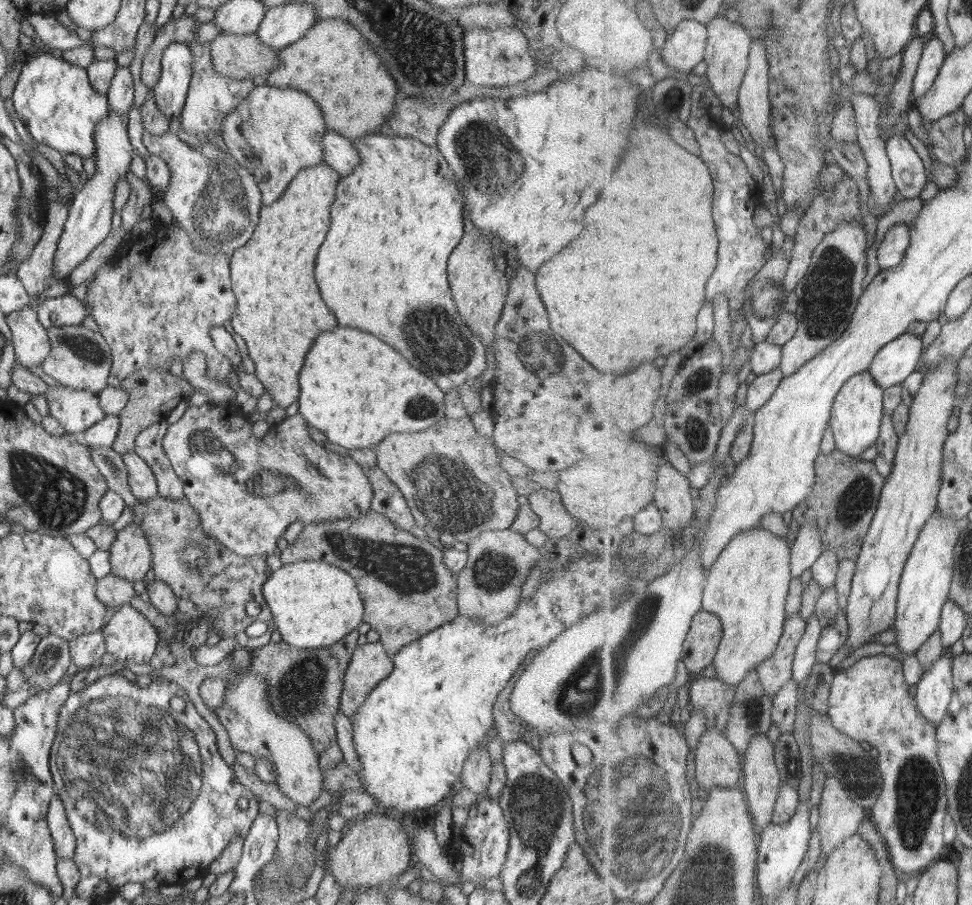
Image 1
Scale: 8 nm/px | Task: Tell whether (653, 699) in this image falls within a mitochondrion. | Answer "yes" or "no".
no

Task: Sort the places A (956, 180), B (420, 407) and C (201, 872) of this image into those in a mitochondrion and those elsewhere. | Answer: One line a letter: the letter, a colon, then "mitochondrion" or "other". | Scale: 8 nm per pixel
A: other
B: mitochondrion
C: other

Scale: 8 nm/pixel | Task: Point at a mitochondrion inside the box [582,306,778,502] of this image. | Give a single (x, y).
(697, 435)

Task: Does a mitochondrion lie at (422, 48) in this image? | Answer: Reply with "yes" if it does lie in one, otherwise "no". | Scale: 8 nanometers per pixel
yes

